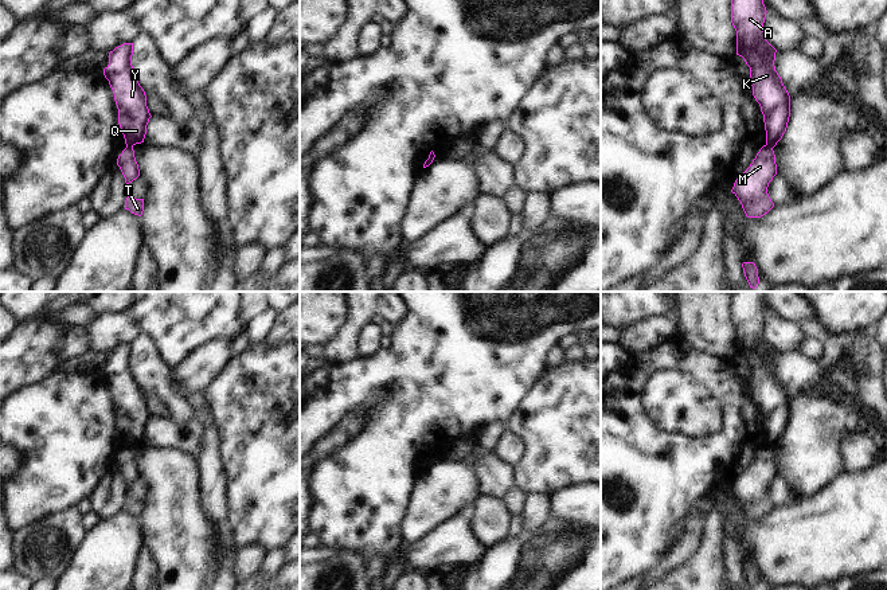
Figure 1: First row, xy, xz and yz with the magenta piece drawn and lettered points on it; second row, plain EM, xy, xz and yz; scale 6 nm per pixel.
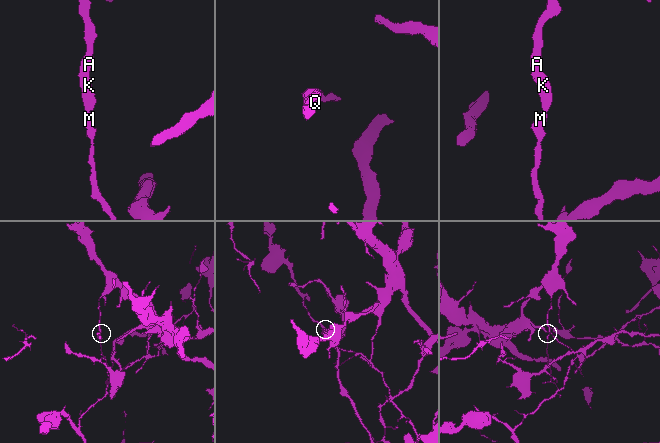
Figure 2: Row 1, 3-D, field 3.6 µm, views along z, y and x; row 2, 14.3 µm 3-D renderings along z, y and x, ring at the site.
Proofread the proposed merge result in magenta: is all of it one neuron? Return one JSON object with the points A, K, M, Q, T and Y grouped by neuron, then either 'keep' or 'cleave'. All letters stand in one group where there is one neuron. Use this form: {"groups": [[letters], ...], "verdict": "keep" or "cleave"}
{"groups": [["A", "K", "Q", "Y"], ["M", "T"]], "verdict": "cleave"}

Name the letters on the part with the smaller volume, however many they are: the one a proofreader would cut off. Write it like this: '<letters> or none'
M, T

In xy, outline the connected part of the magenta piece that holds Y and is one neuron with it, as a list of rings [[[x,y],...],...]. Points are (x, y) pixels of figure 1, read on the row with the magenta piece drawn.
[[[124,43],[109,52],[109,65],[103,69],[114,94],[126,148],[144,142],[146,125],[152,117],[145,91],[133,73],[132,55],[133,43]]]

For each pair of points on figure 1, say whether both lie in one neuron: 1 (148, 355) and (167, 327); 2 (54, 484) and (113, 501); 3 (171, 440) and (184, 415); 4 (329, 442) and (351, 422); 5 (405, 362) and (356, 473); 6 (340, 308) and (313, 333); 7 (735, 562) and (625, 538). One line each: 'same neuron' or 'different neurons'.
1: different neurons
2: different neurons
3: different neurons
4: same neuron
5: same neuron
6: same neuron
7: different neurons

